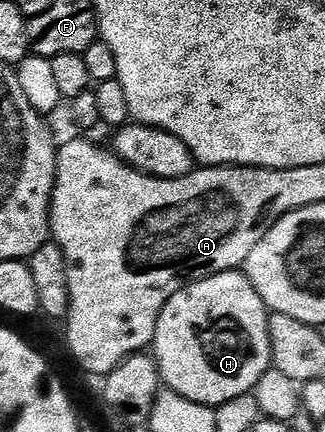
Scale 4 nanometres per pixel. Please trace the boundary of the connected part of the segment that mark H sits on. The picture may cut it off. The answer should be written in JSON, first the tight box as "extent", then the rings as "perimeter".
{"extent":[153,269,273,409],"perimeter":[[[239,269],[180,286],[178,293],[165,305],[157,323],[153,354],[159,364],[160,380],[189,401],[214,409],[225,401],[233,401],[233,397],[252,394],[263,374],[273,367],[268,305]]]}

